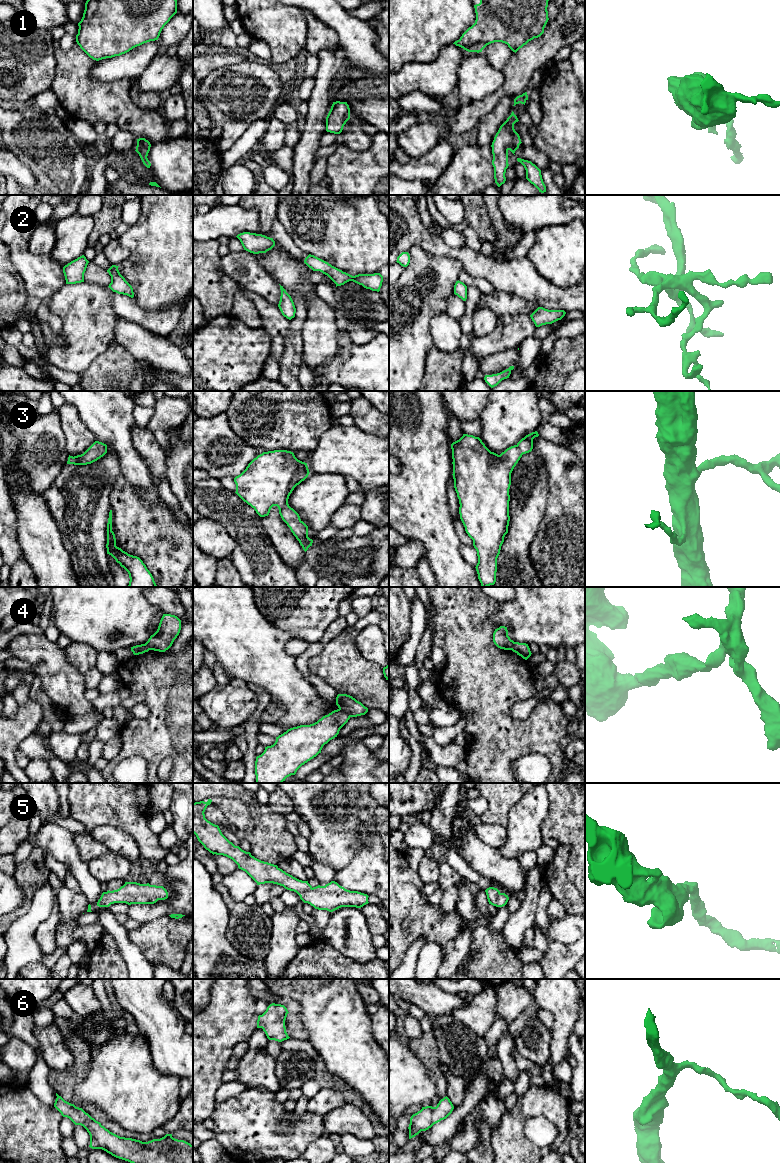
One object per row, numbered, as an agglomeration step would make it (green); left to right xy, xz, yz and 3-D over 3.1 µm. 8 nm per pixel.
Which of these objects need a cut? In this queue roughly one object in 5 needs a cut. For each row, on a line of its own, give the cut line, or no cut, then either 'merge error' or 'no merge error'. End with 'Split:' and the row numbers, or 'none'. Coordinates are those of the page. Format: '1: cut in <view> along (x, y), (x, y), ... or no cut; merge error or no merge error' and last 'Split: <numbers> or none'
1: no cut; no merge error
2: no cut; no merge error
3: no cut; no merge error
4: cut in xz along (339, 708), (351, 716); merge error
5: no cut; no merge error
6: no cut; no merge error
Split: 4

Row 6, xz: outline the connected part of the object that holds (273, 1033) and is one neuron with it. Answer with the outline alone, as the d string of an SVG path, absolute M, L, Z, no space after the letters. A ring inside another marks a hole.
M270 1004L266 1011L258 1016L257 1028L262 1028L269 1040L282 1042L289 1039L286 1032L285 1020L288 1010L281 1004Z

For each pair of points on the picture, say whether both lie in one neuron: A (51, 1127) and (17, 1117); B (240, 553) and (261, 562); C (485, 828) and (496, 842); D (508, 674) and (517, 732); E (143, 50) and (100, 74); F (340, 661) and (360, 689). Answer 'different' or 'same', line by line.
A: same
B: same
C: same
D: same
E: same
F: same

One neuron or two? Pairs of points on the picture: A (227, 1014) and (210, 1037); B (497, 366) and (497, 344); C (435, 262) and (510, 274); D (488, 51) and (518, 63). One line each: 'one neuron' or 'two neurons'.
A: one neuron
B: two neurons
C: two neurons
D: two neurons

